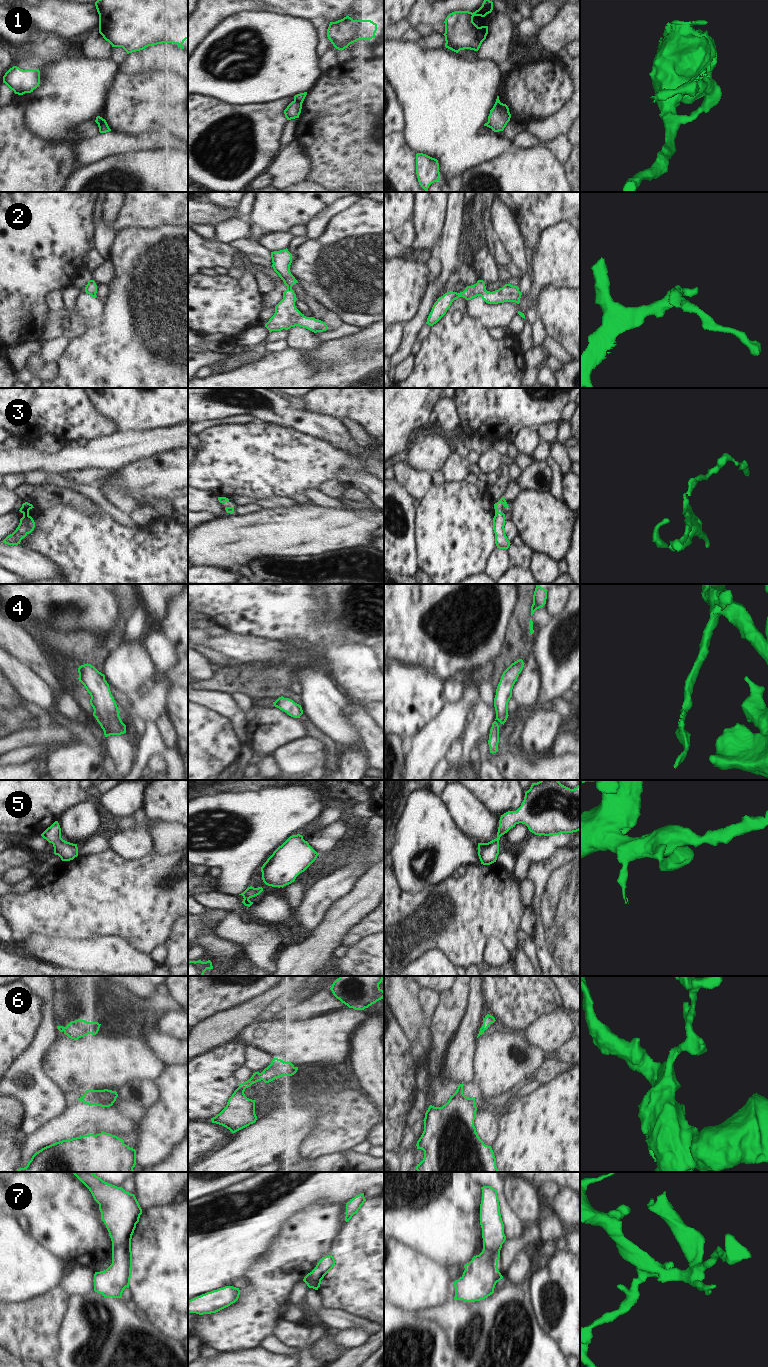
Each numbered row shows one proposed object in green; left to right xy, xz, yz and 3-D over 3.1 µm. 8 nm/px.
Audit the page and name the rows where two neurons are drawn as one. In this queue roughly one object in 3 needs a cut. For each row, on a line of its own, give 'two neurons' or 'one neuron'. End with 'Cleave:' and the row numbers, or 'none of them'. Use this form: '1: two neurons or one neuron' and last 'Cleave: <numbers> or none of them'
1: two neurons
2: one neuron
3: one neuron
4: one neuron
5: one neuron
6: one neuron
7: two neurons
Cleave: 1, 7

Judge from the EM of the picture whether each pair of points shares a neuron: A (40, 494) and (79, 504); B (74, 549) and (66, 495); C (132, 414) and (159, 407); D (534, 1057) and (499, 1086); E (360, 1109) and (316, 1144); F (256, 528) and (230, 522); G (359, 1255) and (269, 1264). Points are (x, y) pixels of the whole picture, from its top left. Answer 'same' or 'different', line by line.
A: same
B: different
C: same
D: same
E: same
F: same
G: different

